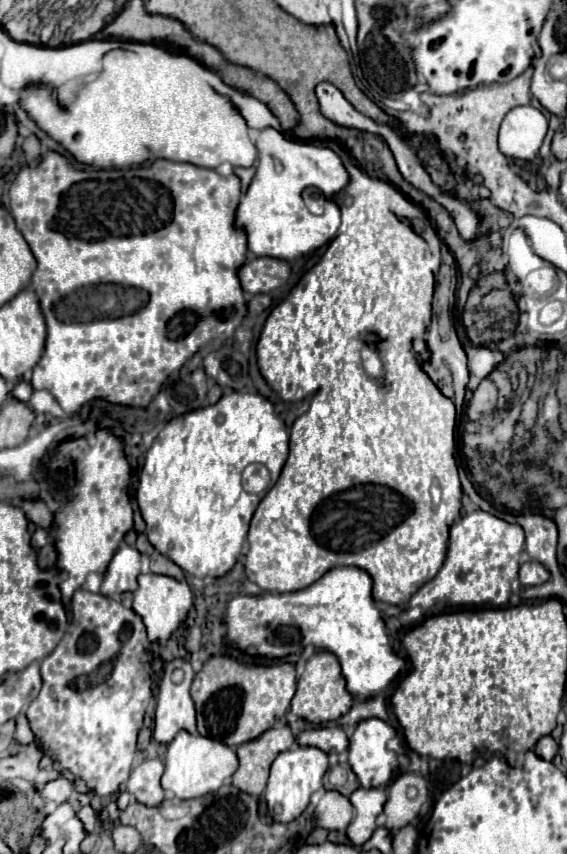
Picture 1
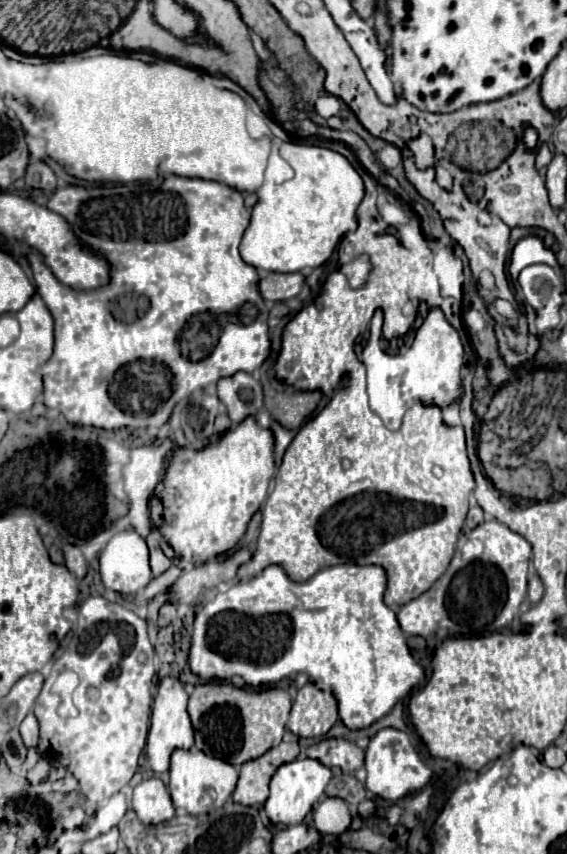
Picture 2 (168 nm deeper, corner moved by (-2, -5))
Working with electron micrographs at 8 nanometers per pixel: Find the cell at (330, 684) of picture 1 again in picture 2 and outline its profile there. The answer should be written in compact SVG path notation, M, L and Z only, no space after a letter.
M308 681L294 699L288 729L300 737L322 737L338 721L338 701Z

